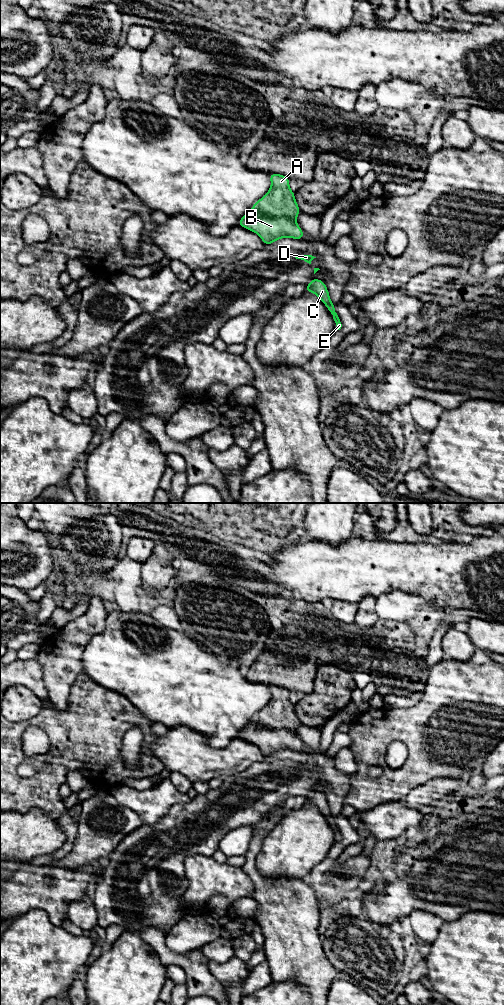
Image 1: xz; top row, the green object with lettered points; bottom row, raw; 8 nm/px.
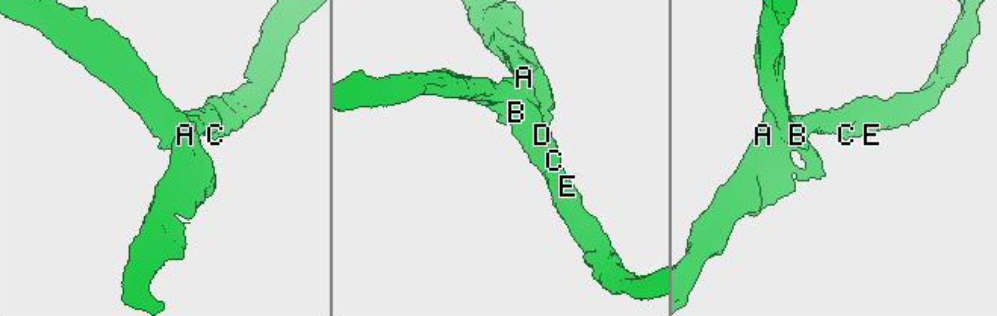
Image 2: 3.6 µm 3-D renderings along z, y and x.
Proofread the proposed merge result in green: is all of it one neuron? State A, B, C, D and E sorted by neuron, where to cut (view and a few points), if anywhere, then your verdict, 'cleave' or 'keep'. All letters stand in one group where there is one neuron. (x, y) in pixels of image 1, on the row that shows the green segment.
A / B C D E | xz (252, 208), (258, 213), (271, 216), (285, 216), (295, 221) | cleave

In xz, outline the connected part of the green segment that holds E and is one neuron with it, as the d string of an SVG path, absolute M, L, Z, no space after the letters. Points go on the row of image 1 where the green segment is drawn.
M312 278L311 282L305 285L305 291L311 292L319 297L319 299L324 303L324 305L329 310L331 316L333 317L337 329L340 330L342 324L336 313L335 304L331 302L330 295L325 282L316 278Z

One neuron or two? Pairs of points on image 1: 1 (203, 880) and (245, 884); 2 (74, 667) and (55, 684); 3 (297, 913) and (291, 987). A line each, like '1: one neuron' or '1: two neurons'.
1: one neuron
2: one neuron
3: two neurons

